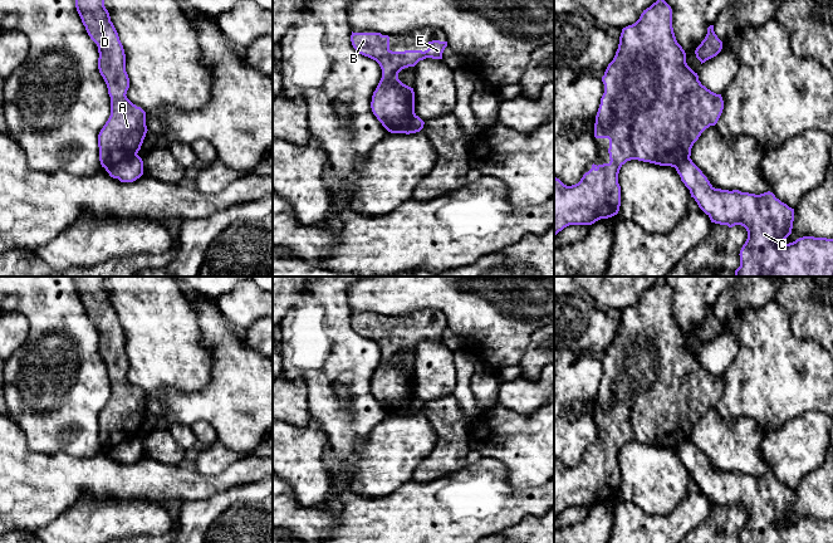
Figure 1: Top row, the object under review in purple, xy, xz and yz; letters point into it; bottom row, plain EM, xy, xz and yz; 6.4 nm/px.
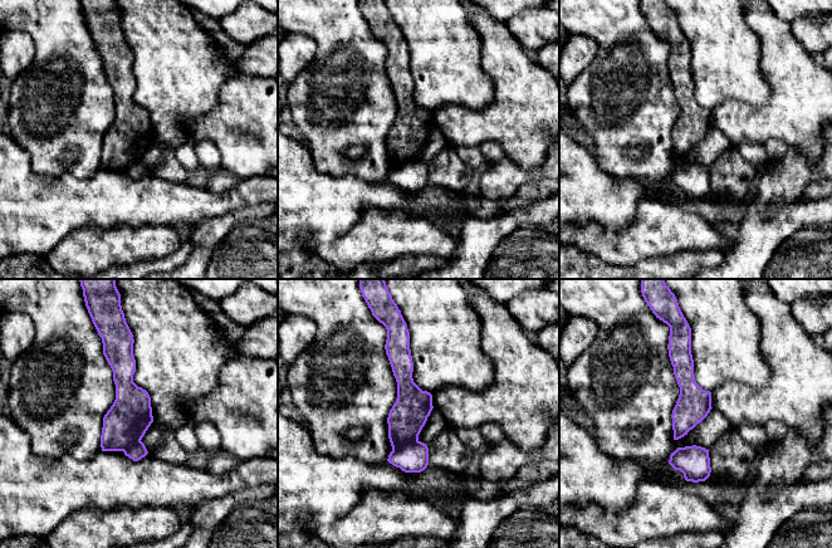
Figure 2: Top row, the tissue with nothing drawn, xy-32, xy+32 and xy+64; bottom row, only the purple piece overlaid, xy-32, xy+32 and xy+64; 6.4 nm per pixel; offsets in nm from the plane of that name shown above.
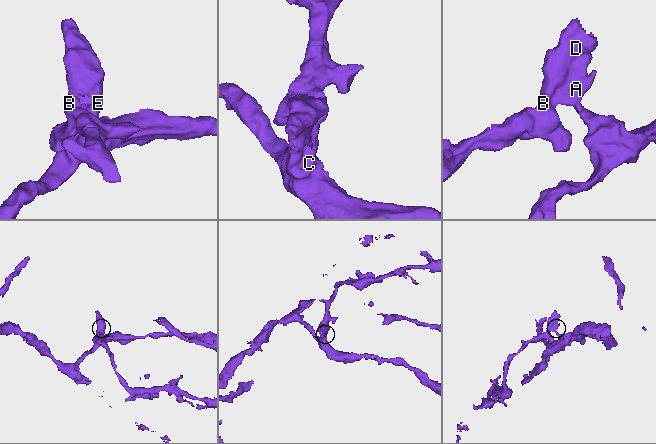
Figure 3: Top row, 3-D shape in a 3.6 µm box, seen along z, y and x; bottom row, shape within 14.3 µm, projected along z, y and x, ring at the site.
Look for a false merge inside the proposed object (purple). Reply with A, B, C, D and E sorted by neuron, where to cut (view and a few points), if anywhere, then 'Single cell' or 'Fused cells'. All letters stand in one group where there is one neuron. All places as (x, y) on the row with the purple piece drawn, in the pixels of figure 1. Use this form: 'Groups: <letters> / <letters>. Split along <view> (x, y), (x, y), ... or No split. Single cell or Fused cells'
Groups: A B D E / C. Split along xy (136, 153), (104, 167). Fused cells

